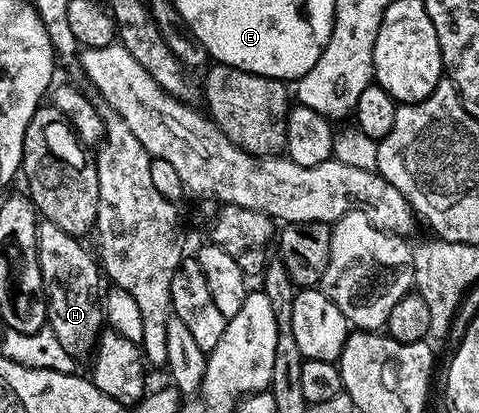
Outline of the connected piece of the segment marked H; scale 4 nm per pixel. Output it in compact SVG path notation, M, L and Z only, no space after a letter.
M39 219L36 230L36 254L40 278L42 279L42 295L46 301L46 318L48 327L56 334L60 346L72 357L89 357L93 353L100 333L104 328L103 301L98 298L98 276L100 280L100 264L88 249L82 245L83 241L72 234L64 234L60 226L52 222Z

